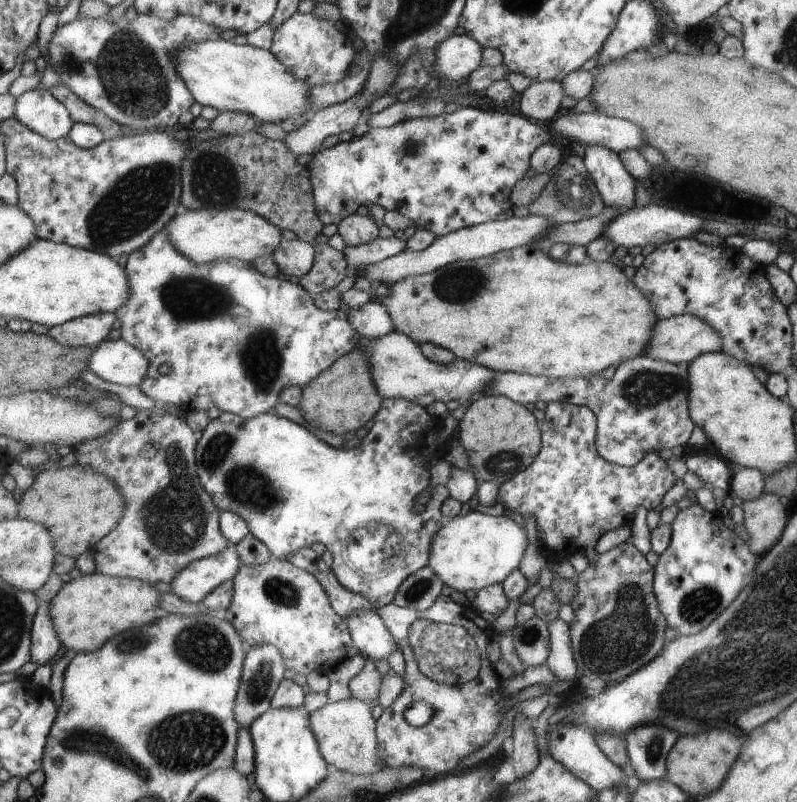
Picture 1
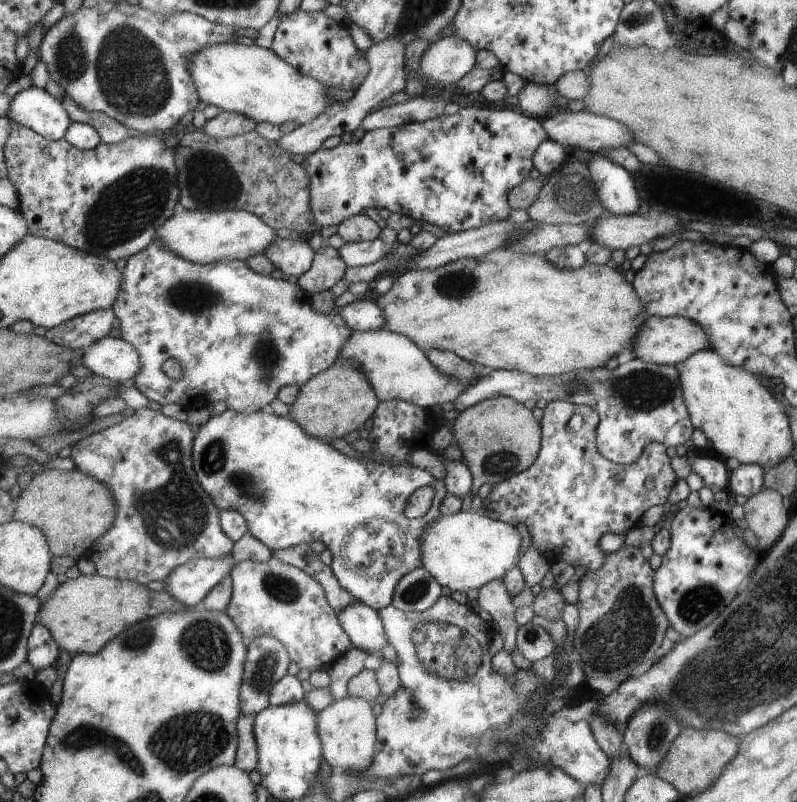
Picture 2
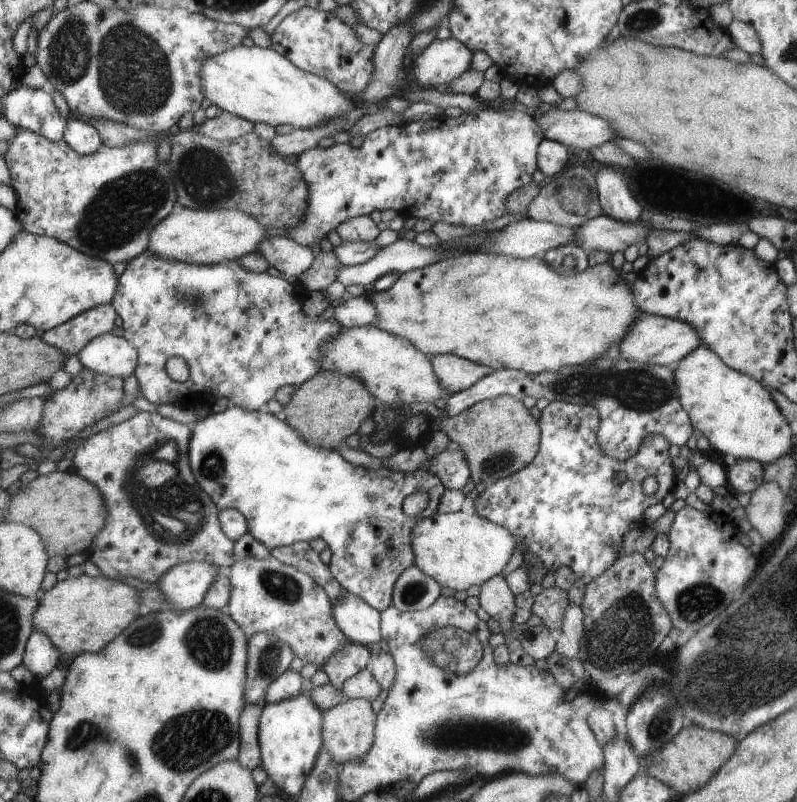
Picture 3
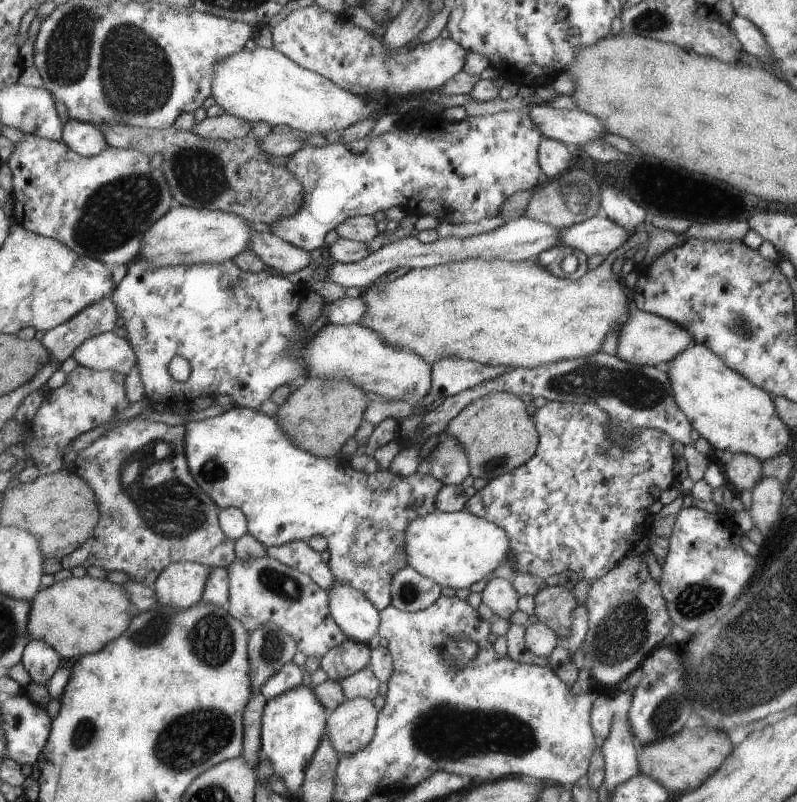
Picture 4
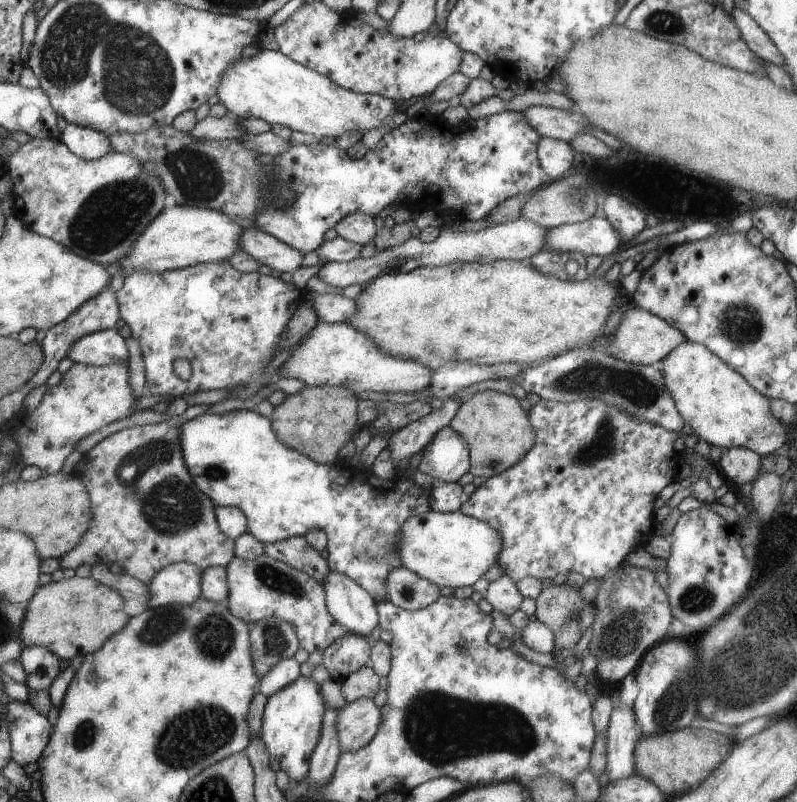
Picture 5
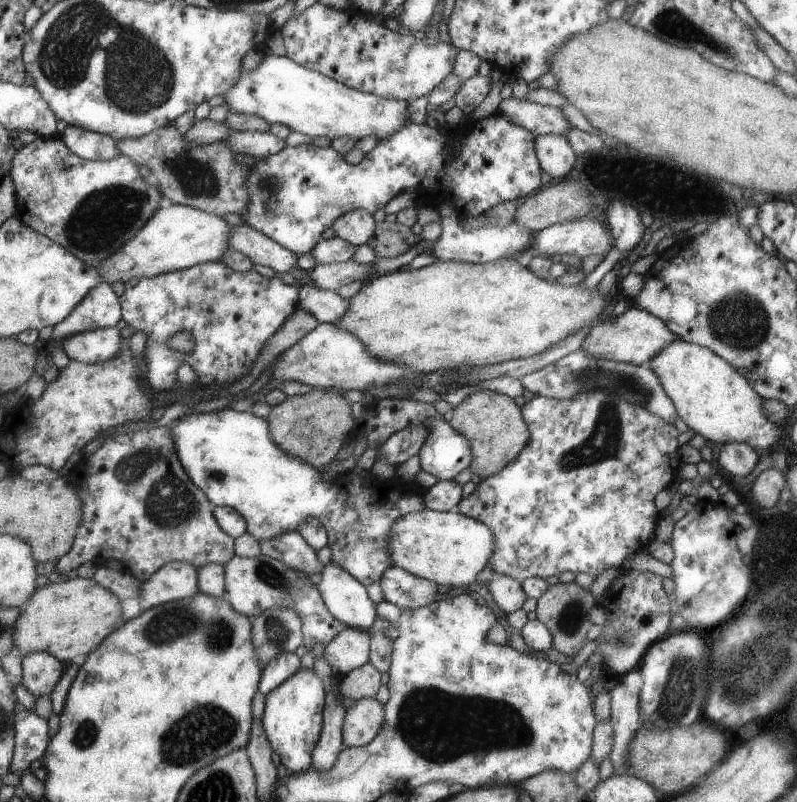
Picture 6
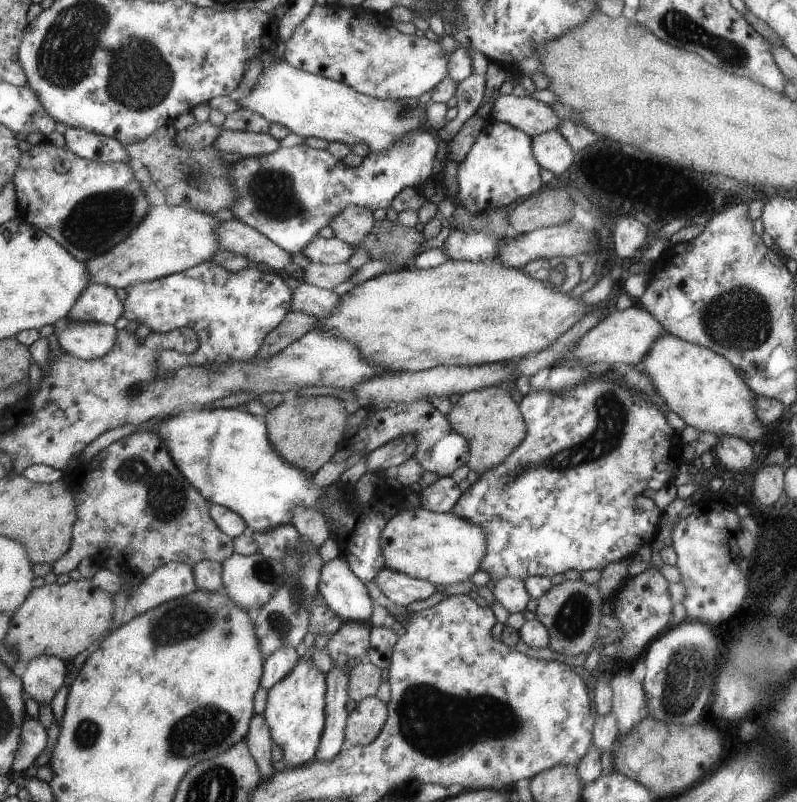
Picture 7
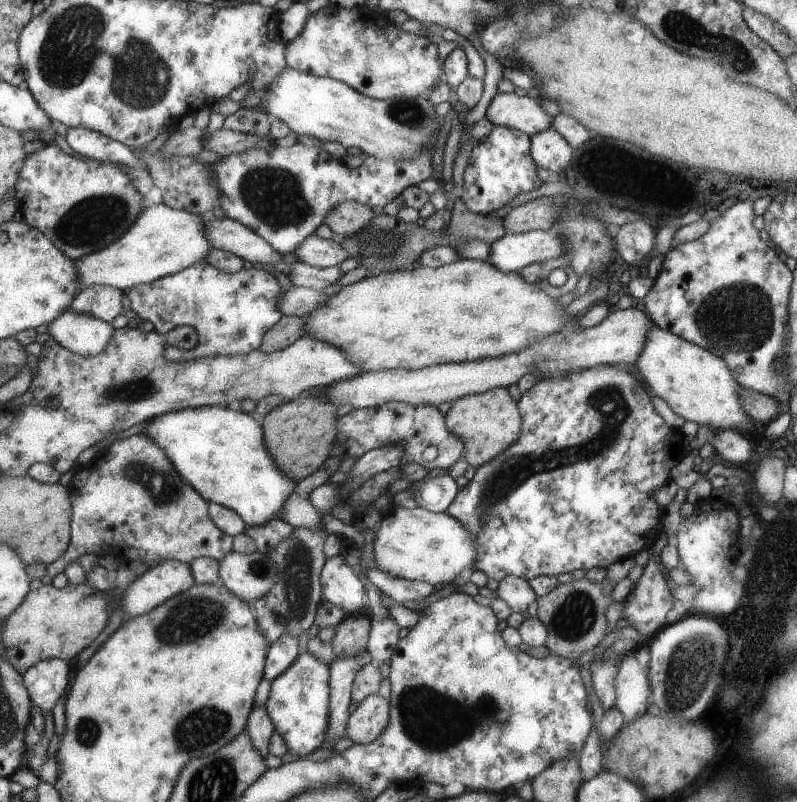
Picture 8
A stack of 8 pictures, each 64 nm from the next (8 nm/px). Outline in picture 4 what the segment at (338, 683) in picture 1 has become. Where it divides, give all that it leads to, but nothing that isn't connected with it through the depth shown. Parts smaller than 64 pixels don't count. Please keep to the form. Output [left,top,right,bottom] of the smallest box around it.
[320,638,370,682]

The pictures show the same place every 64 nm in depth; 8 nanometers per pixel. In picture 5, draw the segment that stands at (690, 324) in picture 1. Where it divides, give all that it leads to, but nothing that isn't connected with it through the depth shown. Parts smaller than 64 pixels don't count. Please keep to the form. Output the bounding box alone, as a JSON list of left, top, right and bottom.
[588,307,685,365]

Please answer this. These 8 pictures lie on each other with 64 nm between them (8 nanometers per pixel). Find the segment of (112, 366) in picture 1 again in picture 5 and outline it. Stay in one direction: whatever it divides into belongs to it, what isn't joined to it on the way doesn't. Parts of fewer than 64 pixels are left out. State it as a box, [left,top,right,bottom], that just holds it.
[68,327,127,367]

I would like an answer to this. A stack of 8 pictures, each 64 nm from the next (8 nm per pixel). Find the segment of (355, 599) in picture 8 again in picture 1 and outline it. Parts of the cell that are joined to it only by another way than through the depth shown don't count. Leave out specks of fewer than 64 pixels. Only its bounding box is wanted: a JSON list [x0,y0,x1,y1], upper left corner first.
[343,609,397,662]

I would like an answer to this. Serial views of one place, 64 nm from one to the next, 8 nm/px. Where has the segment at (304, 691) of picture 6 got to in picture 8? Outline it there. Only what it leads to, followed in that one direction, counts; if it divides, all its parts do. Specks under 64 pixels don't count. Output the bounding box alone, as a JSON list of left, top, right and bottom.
[264,649,330,758]

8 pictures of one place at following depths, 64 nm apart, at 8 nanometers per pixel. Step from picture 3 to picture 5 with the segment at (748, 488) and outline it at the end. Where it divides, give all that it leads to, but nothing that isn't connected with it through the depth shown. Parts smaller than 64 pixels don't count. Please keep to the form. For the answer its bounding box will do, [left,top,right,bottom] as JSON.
[714,447,759,485]

